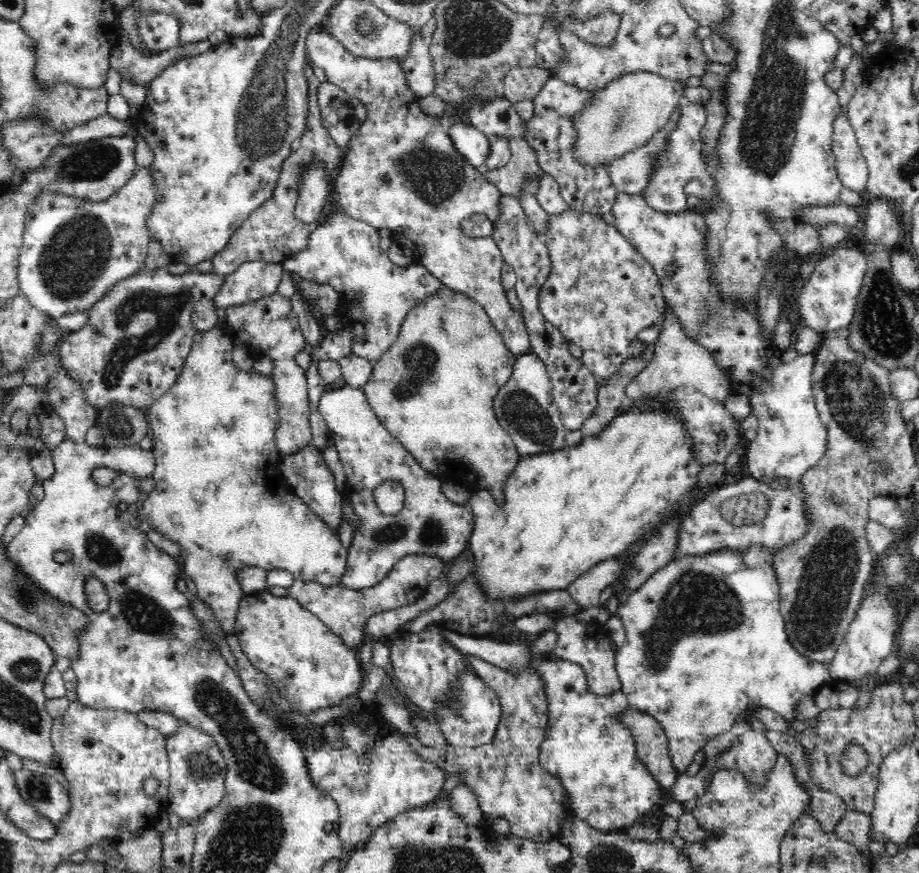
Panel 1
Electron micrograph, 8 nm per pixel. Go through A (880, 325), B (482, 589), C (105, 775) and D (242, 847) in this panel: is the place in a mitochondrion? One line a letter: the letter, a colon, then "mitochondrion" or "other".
A: mitochondrion
B: other
C: other
D: mitochondrion

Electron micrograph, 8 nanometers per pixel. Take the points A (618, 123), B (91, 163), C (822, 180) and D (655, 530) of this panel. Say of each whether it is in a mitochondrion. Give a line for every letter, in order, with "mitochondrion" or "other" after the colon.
A: mitochondrion
B: mitochondrion
C: other
D: other

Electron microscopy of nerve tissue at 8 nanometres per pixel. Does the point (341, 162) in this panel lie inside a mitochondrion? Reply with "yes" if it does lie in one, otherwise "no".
no

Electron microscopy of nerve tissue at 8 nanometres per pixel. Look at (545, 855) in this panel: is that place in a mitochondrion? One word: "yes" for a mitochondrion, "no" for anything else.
no

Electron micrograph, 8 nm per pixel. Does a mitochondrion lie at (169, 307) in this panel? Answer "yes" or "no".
yes

